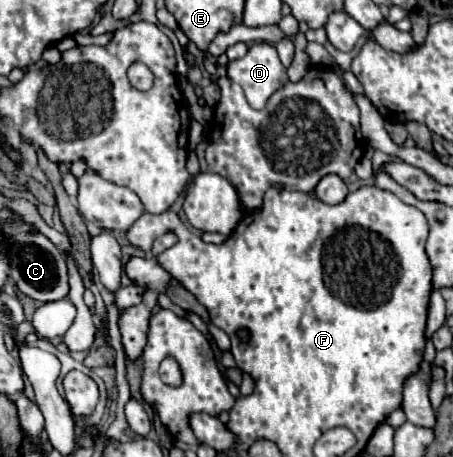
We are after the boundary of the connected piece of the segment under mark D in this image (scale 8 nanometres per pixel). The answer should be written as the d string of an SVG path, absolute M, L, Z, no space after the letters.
M256 42L244 58L228 64L228 78L242 86L248 104L256 110L264 108L268 98L284 86L284 66L272 44Z

